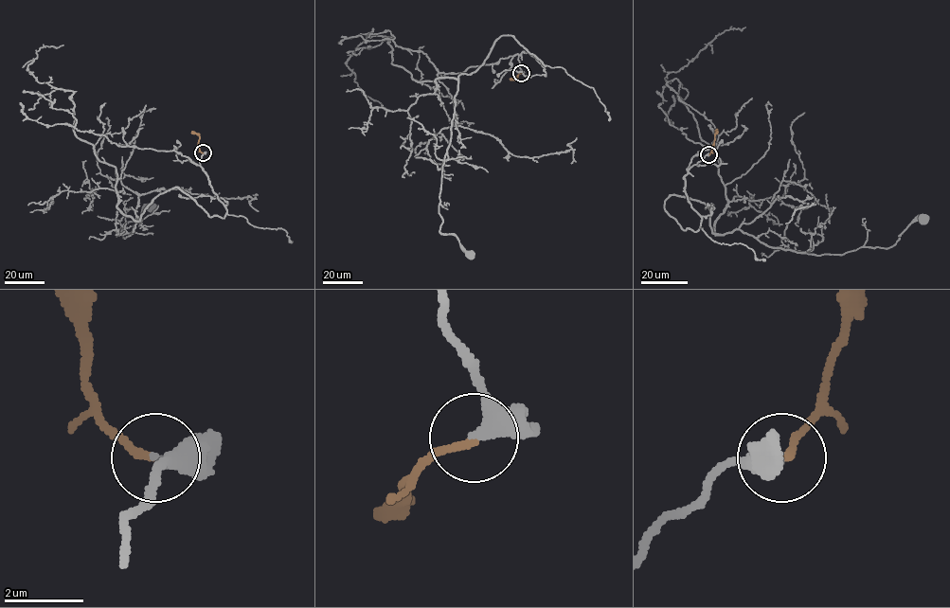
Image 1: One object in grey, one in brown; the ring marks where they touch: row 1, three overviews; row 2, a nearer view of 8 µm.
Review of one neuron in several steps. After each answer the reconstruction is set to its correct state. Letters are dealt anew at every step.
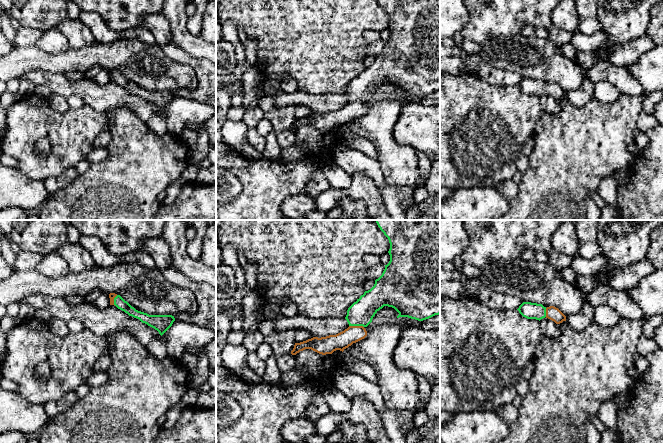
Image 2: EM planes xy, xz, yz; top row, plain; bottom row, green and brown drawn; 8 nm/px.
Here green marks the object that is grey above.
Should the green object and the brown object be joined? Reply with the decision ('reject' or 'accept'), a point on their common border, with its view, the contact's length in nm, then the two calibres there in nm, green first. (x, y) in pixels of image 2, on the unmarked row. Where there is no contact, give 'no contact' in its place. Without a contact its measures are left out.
accept; contact xz (356, 101); length 120 nm; calibres 200 and 140 nm

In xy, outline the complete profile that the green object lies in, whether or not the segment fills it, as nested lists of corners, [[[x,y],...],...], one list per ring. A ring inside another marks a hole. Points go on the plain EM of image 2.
[[[115,69],[109,70],[110,81],[116,82],[118,85],[124,87],[129,92],[139,95],[142,99],[154,104],[162,112],[175,97],[172,91],[149,91],[147,89],[136,86],[120,71]]]

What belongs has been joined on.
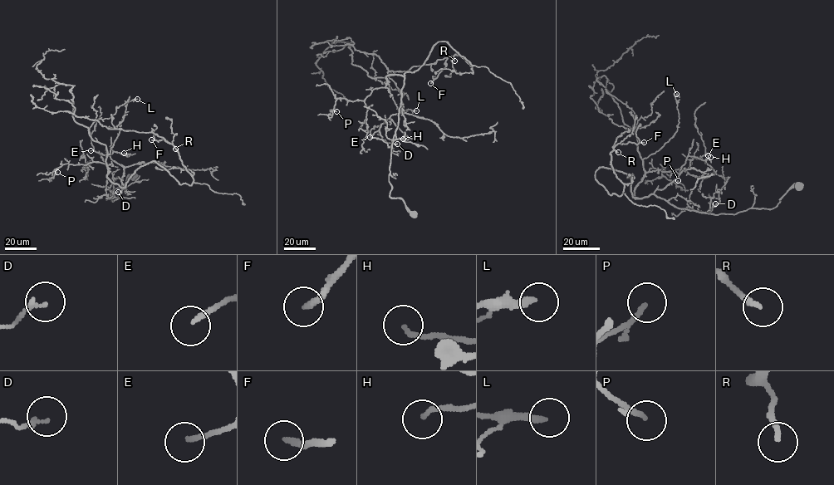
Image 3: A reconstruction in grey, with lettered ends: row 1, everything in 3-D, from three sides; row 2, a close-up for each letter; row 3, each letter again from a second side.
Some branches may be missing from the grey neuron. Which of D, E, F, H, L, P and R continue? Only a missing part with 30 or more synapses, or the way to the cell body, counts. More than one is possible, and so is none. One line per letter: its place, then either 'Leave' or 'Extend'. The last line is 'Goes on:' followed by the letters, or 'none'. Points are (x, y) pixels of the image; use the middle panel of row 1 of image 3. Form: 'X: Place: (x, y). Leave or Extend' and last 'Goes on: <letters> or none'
D: Place: (397, 144). Leave
E: Place: (370, 137). Leave
F: Place: (430, 83). Extend
H: Place: (403, 139). Leave
L: Place: (416, 110). Leave
P: Place: (336, 111). Leave
R: Place: (454, 61). Extend
Goes on: F, R

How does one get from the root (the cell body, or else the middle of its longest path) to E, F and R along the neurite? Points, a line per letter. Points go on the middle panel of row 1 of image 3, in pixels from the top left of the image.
E: (413, 213), (400, 198), (390, 195), (391, 147), (398, 124), (401, 91), (403, 112), (392, 115), (370, 137)
F: (413, 213), (390, 195), (404, 74), (416, 71), (438, 41), (473, 66), (449, 56), (430, 83)
R: (413, 213), (400, 198), (390, 195), (404, 74), (416, 71), (438, 41), (473, 66), (459, 55), (454, 61)

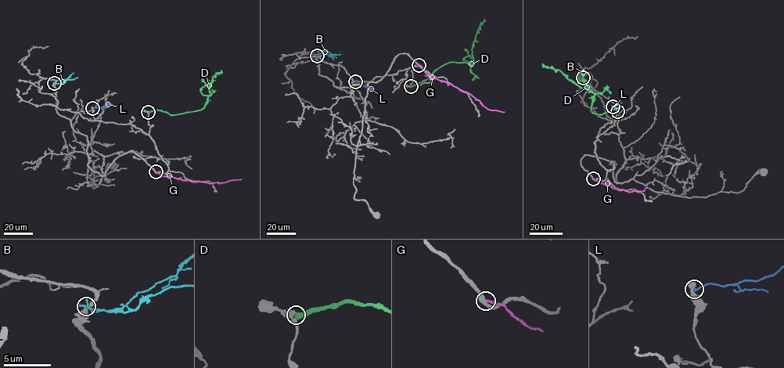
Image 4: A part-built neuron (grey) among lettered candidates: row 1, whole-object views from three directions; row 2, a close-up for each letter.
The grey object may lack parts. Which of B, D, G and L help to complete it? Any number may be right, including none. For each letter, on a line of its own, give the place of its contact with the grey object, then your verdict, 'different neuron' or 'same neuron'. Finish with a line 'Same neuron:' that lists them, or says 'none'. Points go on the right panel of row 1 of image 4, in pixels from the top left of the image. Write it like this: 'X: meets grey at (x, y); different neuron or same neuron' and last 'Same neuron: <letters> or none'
B: meets grey at (583, 77); different neuron
D: meets grey at (617, 111); different neuron
G: meets grey at (593, 178); different neuron
L: meets grey at (613, 106); different neuron
Same neuron: none

